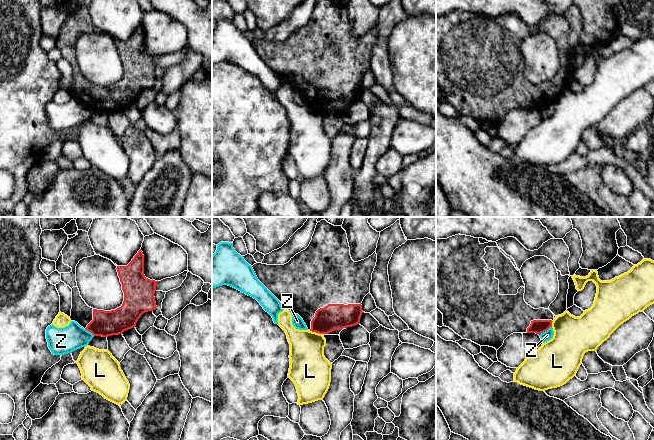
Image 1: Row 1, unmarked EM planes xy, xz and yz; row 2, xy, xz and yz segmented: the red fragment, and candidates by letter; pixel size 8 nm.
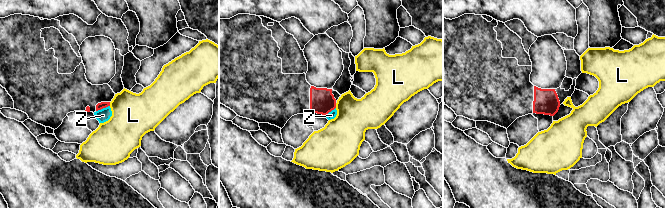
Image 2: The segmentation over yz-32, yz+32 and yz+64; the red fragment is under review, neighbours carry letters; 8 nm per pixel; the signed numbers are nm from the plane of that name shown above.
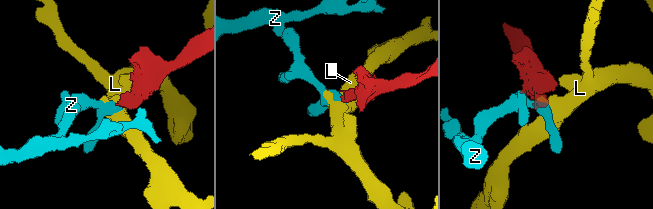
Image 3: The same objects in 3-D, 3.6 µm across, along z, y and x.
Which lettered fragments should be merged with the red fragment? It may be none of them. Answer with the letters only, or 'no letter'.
no letter

